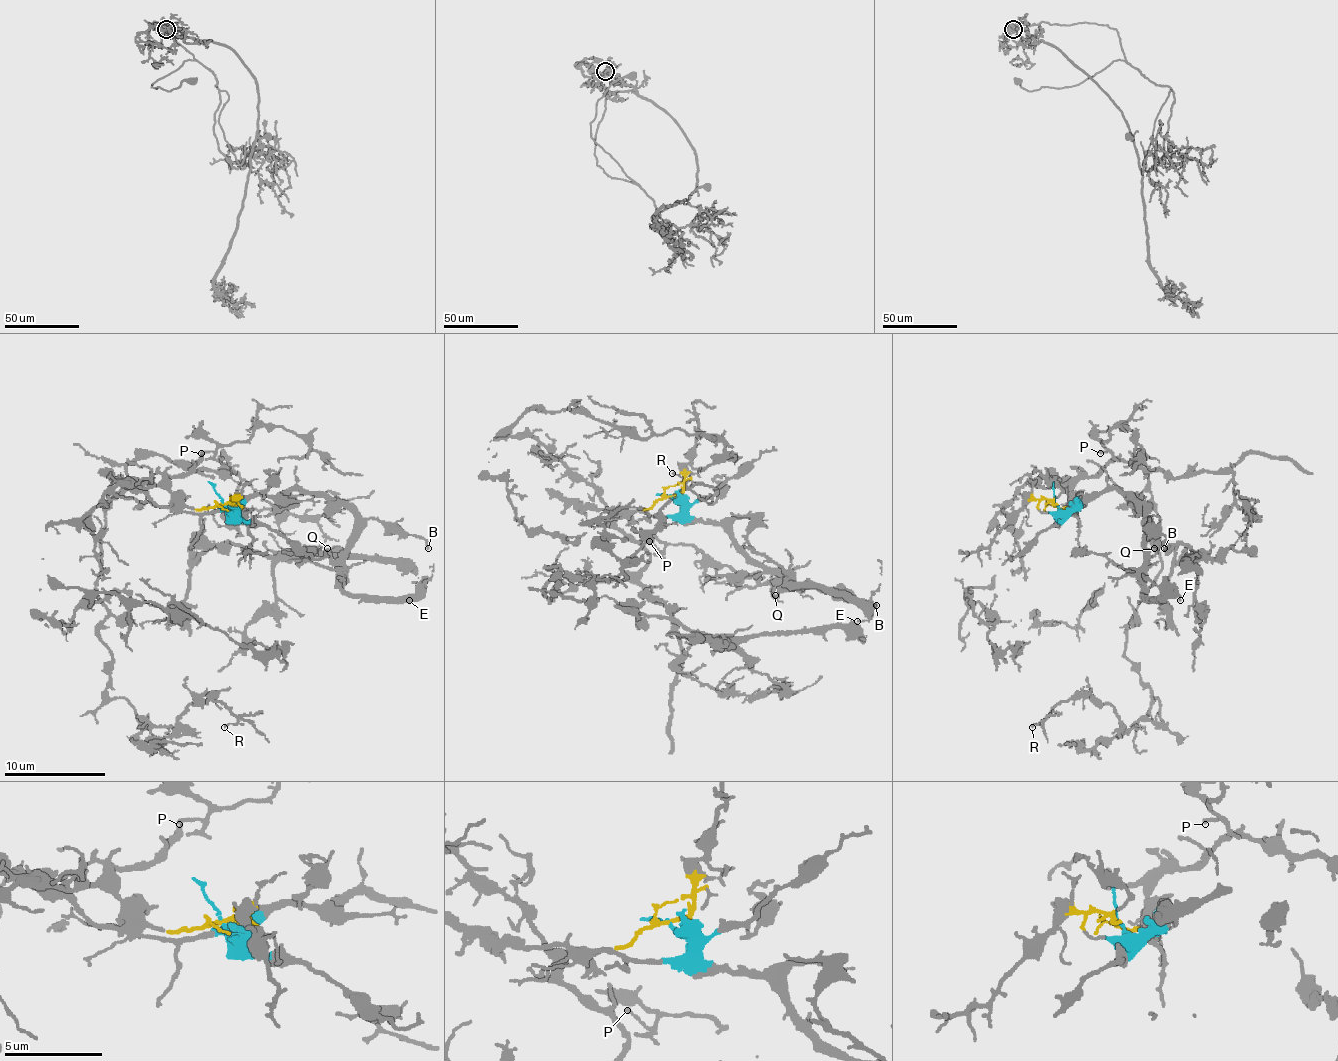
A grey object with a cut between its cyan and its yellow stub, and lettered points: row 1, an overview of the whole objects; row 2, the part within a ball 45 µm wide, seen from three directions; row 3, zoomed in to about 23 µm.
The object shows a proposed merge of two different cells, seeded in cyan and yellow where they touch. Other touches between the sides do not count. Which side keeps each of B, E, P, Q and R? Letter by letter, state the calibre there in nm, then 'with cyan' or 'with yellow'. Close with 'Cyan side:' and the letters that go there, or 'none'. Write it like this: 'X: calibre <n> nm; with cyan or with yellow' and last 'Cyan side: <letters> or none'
B: calibre 180 nm; with cyan
E: calibre 100 nm; with cyan
P: calibre 160 nm; with yellow
Q: calibre 180 nm; with cyan
R: calibre 130 nm; with yellow
Cyan side: B, E, Q

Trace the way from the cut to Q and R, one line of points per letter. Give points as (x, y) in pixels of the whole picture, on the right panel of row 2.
Q: (1054, 505), (1069, 510), (1082, 495), (1118, 489), (1145, 510), (1148, 560), (1156, 553), (1153, 548)
R: (1054, 505), (1110, 462), (1145, 467), (1161, 573), (1125, 644), (1161, 720), (1128, 728), (1085, 695), (1031, 728)

